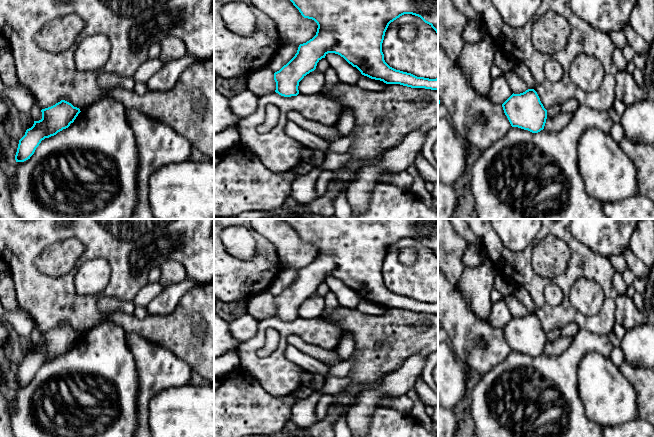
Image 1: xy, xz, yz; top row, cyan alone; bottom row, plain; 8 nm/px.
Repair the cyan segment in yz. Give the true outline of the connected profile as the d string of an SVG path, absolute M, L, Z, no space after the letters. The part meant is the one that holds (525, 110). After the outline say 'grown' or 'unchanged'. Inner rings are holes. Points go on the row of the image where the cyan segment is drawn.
M534 89L512 94L503 104L503 110L512 127L538 133L544 129L547 110Z; unchanged

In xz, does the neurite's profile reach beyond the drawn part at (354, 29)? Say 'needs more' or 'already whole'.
already whole

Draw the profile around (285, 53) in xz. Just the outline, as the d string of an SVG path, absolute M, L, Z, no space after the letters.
M288 44L280 46L279 50L275 53L269 64L267 65L274 73L279 71L286 65L297 53L299 45Z

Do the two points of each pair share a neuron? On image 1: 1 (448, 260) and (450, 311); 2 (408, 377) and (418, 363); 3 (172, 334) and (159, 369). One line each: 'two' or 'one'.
1: two
2: one
3: two

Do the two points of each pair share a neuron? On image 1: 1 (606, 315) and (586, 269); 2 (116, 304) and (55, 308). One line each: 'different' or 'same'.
1: same
2: different

